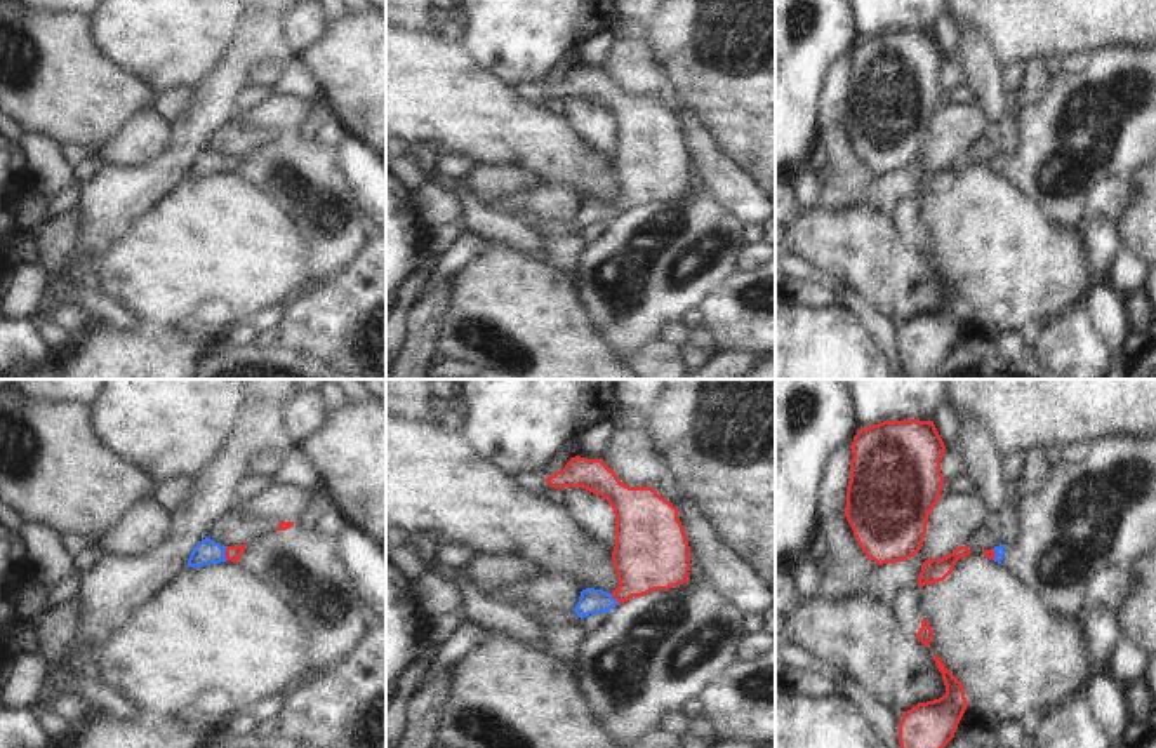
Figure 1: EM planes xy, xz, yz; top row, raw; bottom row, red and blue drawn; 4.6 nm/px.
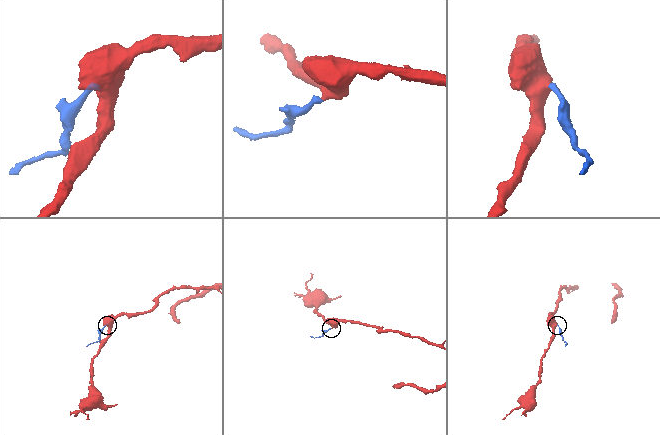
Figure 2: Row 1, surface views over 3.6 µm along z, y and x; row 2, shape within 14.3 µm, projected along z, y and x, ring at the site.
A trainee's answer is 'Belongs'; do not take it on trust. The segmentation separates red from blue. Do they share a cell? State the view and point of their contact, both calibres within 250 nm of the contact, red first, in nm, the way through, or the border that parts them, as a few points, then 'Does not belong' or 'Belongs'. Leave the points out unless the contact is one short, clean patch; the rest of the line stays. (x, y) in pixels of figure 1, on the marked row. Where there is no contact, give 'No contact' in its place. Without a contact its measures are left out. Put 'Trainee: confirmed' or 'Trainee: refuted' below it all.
Touches red at xy (225, 554). Thickness 70 nm (red) against 110 nm. Path across: xy (233, 554), (225, 554), (205, 552). Belongs
Trainee: confirmed

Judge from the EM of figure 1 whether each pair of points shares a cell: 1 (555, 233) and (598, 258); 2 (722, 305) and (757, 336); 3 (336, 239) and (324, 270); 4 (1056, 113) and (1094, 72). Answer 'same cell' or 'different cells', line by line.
1: different cells
2: same cell
3: same cell
4: same cell

